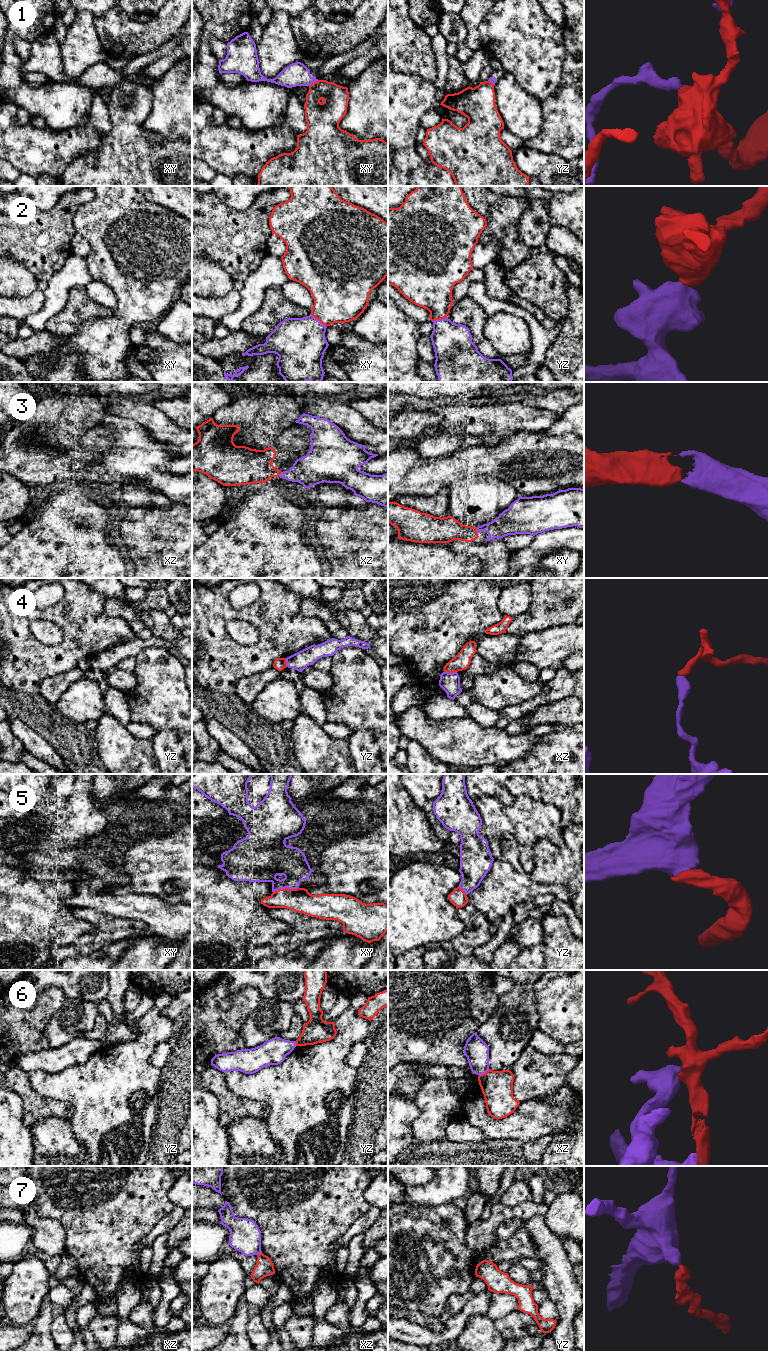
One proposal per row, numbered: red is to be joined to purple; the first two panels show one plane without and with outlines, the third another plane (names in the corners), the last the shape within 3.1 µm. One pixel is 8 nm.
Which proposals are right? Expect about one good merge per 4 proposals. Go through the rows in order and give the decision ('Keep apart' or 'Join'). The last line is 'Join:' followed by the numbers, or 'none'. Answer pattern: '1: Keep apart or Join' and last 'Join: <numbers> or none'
1: Keep apart
2: Join
3: Join
4: Keep apart
5: Join
6: Keep apart
7: Keep apart
Join: 2, 3, 5

